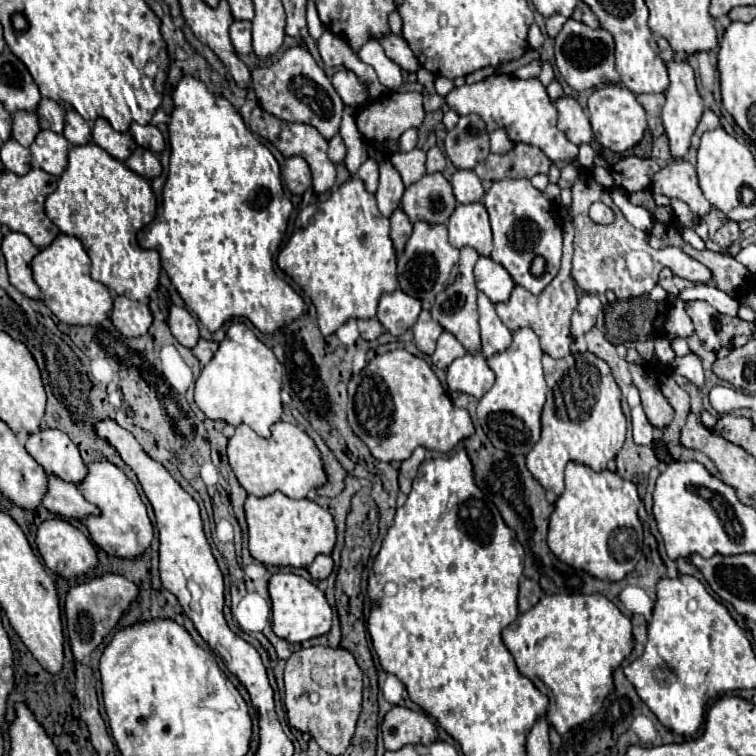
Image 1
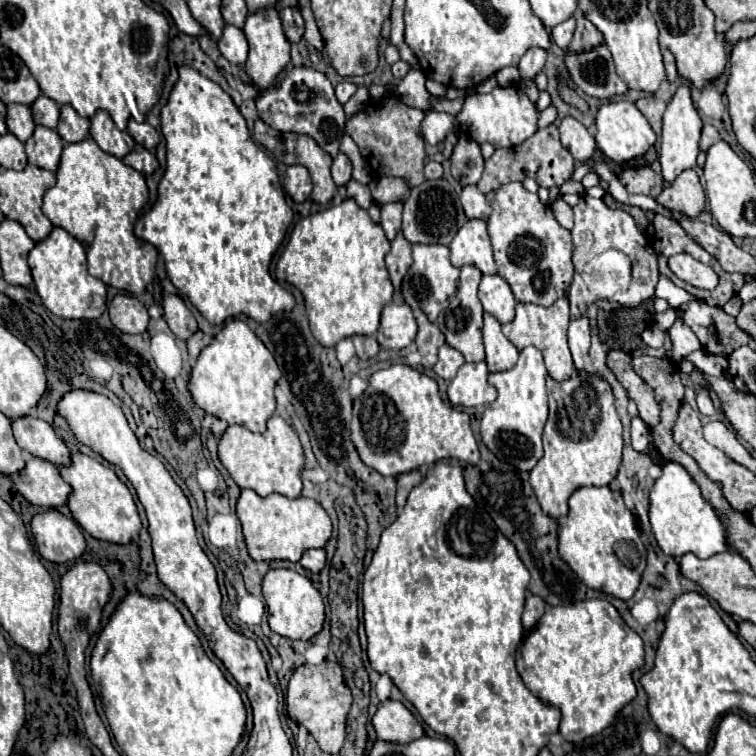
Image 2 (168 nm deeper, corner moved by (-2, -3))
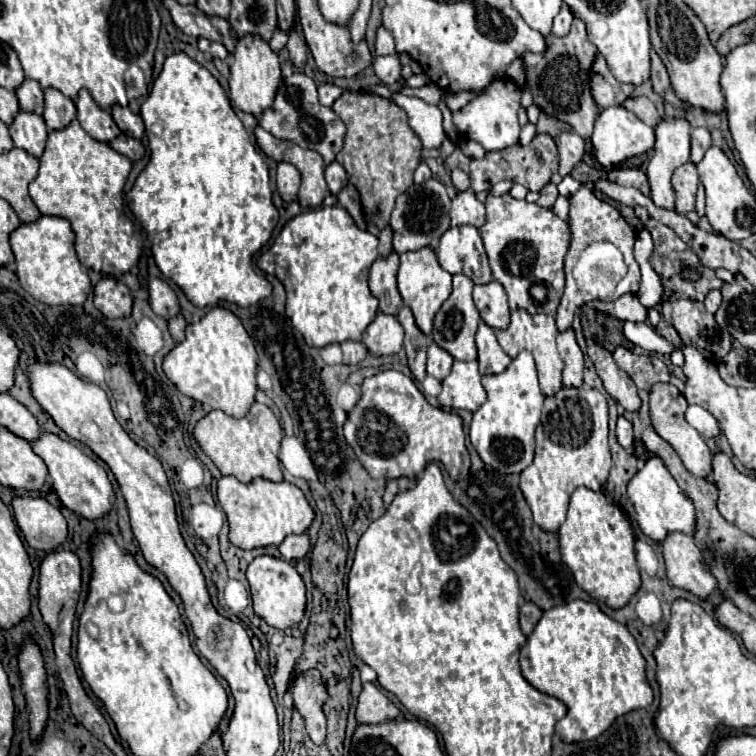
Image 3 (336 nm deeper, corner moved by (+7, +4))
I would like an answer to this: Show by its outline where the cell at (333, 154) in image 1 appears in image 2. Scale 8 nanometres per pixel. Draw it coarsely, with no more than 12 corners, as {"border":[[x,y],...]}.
{"border":[[344,153],[332,163],[332,179],[338,187],[352,179],[352,163]]}

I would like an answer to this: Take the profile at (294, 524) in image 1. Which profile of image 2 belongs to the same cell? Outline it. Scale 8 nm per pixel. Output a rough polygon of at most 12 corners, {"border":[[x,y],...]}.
{"border":[[242,489],[236,515],[256,561],[324,547],[320,503]]}

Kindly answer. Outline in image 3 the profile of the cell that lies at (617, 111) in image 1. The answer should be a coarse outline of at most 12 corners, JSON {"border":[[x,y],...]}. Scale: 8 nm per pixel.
{"border":[[623,106],[597,116],[591,144],[605,168],[643,154],[655,132]]}

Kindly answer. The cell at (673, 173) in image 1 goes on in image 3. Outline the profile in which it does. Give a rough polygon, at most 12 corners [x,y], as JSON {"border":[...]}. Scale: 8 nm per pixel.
{"border":[[687,162],[673,172],[675,212],[695,208],[697,168]]}

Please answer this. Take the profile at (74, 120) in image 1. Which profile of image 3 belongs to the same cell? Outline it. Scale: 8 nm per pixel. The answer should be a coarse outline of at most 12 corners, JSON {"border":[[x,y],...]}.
{"border":[[45,90],[45,124],[63,130],[77,116],[73,100]]}

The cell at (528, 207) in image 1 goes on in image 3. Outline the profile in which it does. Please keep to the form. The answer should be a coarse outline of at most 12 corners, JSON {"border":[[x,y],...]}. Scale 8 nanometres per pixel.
{"border":[[489,192],[479,232],[509,306],[555,314],[569,224]]}

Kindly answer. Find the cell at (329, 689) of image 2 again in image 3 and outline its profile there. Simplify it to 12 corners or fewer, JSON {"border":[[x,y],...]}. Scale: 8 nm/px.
{"border":[[317,668],[291,676],[289,692],[309,738],[323,744],[327,688]]}

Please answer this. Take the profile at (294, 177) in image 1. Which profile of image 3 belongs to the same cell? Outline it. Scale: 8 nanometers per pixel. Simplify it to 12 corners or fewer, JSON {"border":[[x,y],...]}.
{"border":[[289,162],[277,166],[277,192],[285,202],[297,198],[299,170]]}

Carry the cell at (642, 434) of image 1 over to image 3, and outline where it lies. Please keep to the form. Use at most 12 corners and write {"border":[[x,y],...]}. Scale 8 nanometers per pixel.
{"border":[[617,420],[617,440],[623,448],[633,444],[633,426]]}

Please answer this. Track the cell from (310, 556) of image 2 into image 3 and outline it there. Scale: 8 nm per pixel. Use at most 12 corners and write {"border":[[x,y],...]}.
{"border":[[307,534],[287,536],[279,552],[287,560],[309,554]]}

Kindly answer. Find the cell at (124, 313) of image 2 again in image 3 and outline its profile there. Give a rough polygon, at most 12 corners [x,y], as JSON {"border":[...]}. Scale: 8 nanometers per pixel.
{"border":[[101,278],[95,308],[111,318],[131,316],[133,296],[123,282]]}

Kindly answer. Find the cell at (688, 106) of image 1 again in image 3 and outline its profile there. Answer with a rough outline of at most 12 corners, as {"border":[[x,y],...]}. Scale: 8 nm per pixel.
{"border":[[663,118],[647,176],[657,206],[673,210],[671,176],[689,162],[685,118]]}

